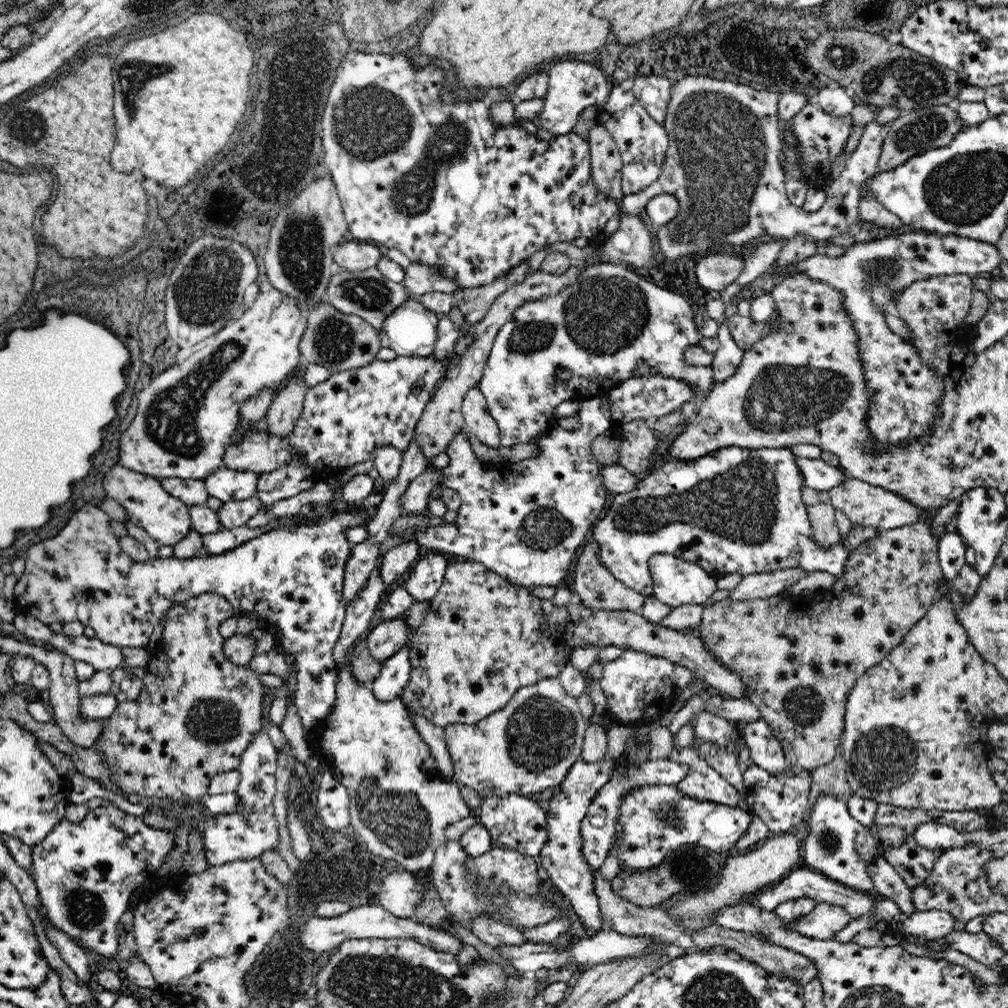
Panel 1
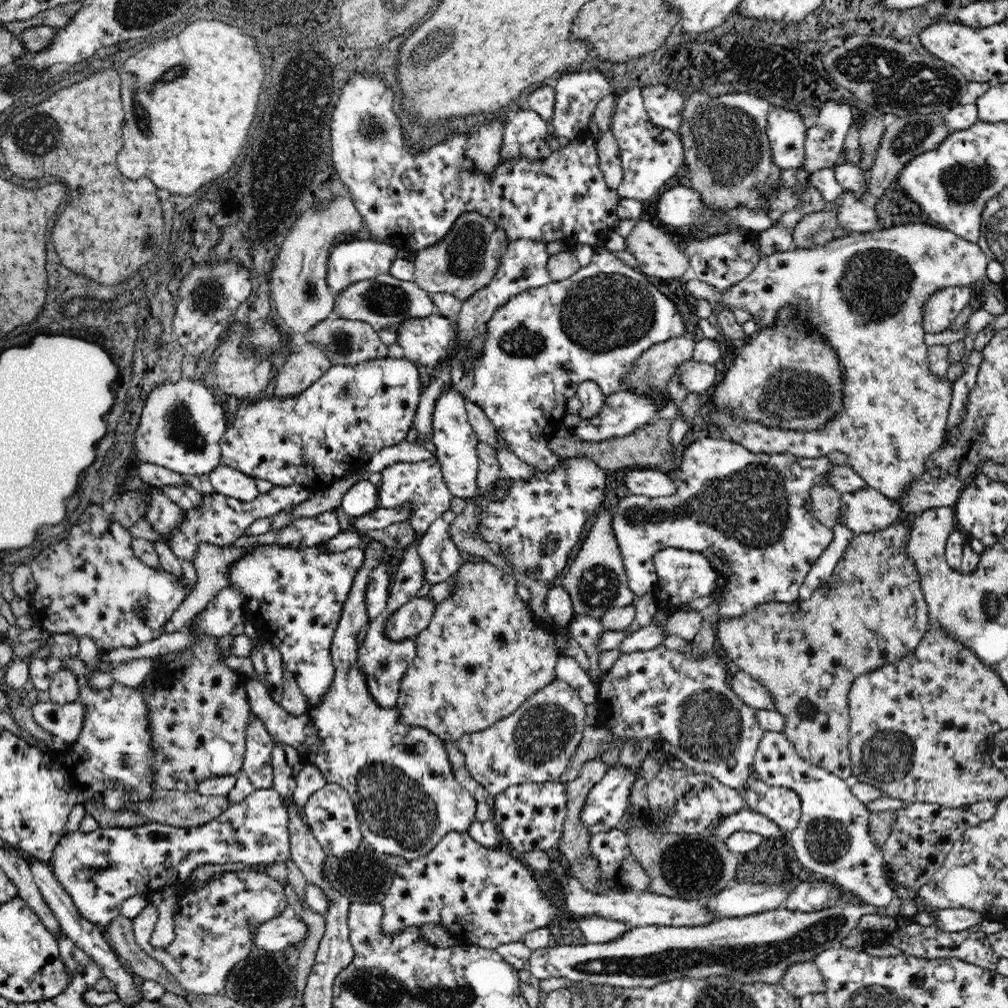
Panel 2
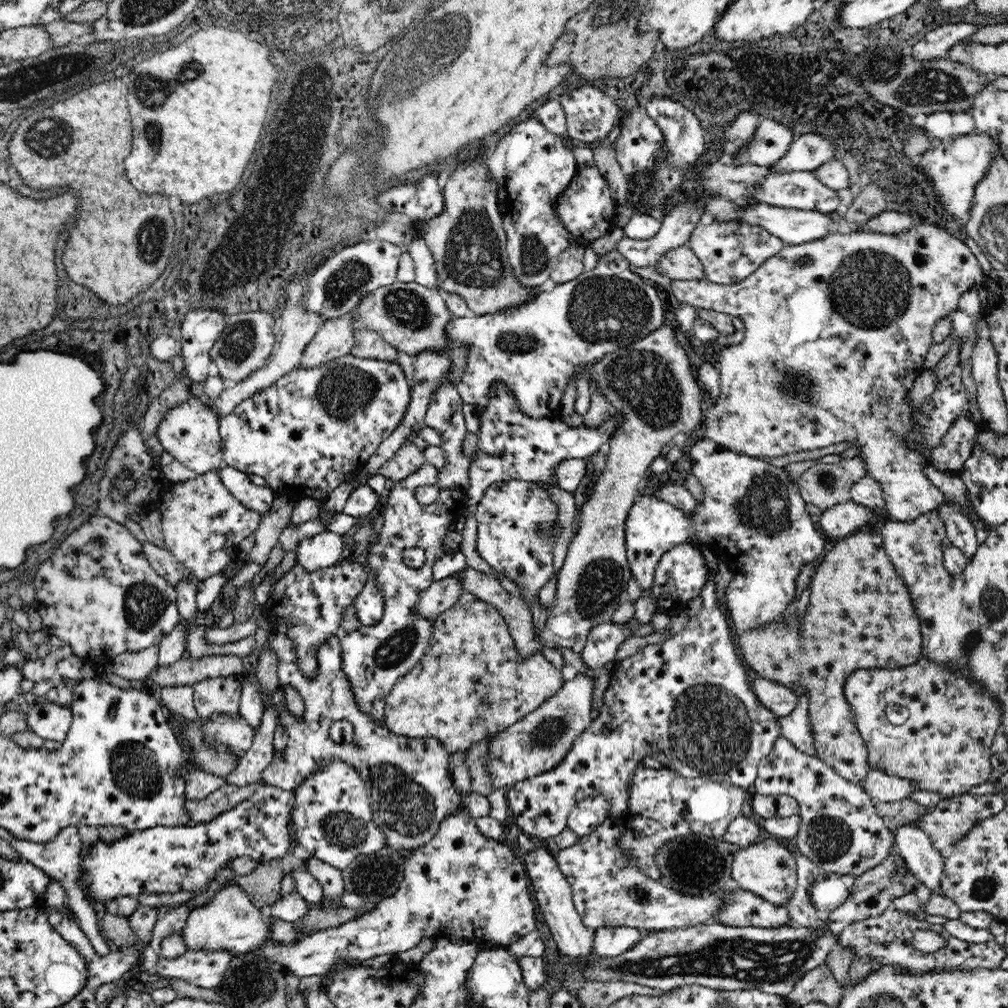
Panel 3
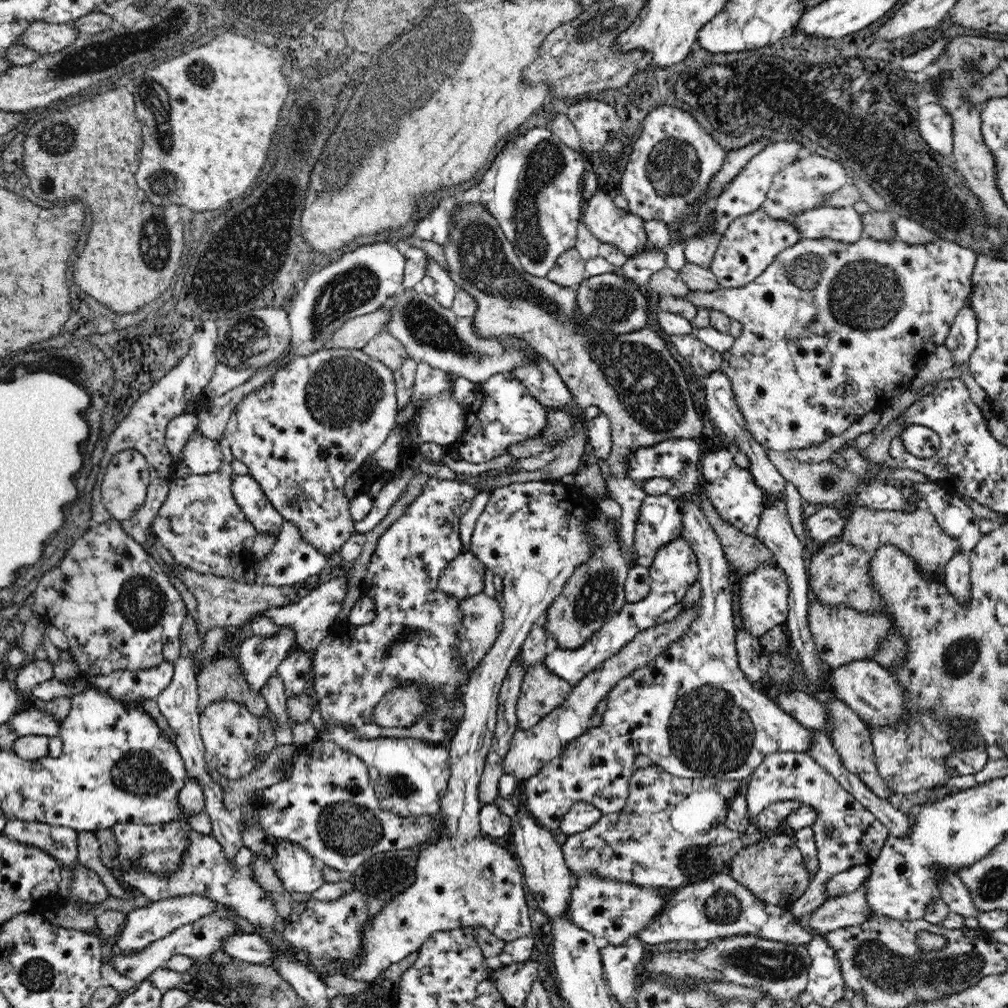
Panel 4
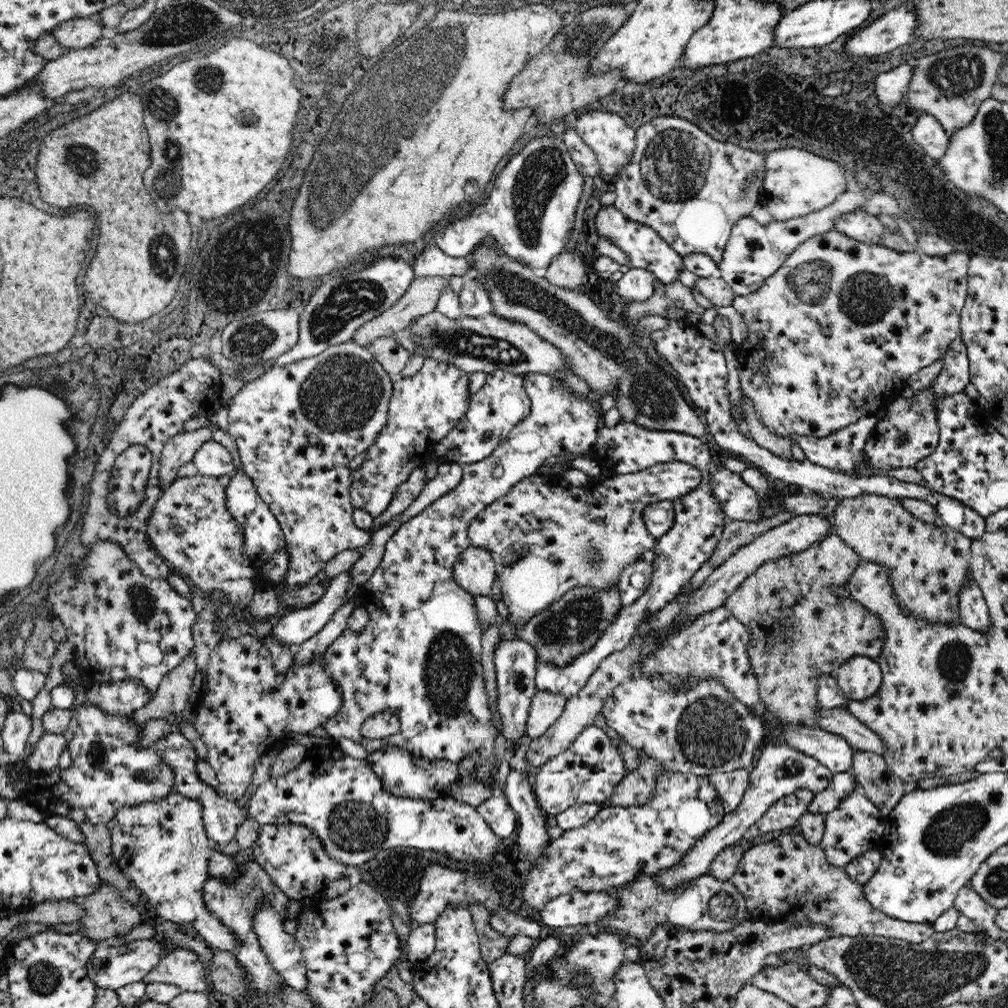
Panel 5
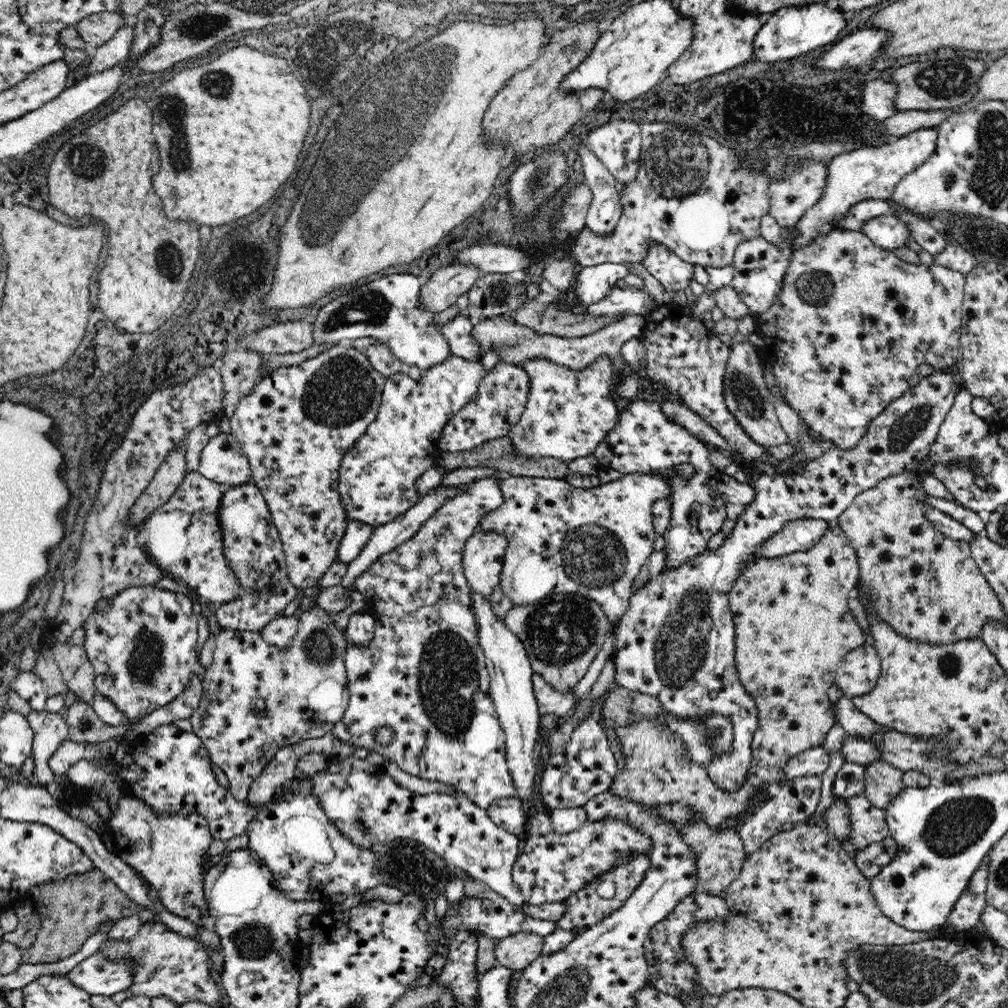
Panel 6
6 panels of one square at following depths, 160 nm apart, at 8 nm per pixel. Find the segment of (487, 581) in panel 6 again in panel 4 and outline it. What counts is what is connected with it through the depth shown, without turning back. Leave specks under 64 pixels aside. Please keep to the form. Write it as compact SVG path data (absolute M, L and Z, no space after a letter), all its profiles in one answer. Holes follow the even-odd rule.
M470 550L460 553L442 571L439 587L456 598L465 599L484 590L485 572L488 568Z

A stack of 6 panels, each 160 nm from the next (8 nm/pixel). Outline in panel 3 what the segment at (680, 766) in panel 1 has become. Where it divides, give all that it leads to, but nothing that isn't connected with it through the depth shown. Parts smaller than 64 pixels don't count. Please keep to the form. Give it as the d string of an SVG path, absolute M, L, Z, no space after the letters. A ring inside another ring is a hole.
M600 795L577 802L566 818L567 829L572 830L579 838L592 834L607 820L608 808L608 799Z

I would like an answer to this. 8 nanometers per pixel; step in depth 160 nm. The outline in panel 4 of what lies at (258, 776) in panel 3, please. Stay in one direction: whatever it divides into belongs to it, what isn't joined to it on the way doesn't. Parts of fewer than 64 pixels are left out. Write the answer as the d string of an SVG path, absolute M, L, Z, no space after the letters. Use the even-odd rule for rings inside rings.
M298 646L277 668L285 684L287 696L298 696L312 679L313 656L316 651L308 653Z

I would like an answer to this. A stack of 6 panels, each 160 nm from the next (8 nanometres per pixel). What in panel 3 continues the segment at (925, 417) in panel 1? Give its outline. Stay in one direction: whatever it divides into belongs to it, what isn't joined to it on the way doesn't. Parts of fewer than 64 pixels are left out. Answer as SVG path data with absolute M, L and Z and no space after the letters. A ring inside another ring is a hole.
M917 224L905 233L868 233L866 230L850 234L832 233L824 238L797 244L785 245L780 252L768 258L748 278L739 283L721 285L704 280L675 280L672 282L672 294L682 304L715 310L736 316L744 323L743 340L739 344L722 347L718 362L720 363L720 385L718 400L706 410L706 436L729 448L732 452L744 453L751 457L786 456L790 452L804 452L816 448L826 448L830 444L838 444L844 440L855 440L853 446L861 448L861 456L865 460L868 475L882 485L887 504L886 514L891 520L913 521L920 514L938 508L945 498L936 486L923 474L922 466L930 464L930 451L916 451L904 445L904 438L913 425L911 415L917 406L906 404L906 394L912 391L914 382L922 372L925 359L933 342L933 330L944 317L948 317L959 305L960 297L970 289L979 288L984 280L985 271L968 248L968 245L950 235L936 225Z

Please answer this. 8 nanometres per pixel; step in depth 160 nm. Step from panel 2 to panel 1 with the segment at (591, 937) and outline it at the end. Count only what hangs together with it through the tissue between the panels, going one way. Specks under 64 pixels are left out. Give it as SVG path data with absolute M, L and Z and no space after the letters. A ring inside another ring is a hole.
M606 755L603 761L599 763L588 763L580 758L576 761L567 772L566 778L561 783L560 790L550 800L548 809L548 842L540 856L537 858L549 874L552 882L568 896L572 907L575 910L582 926L588 930L592 930L594 934L602 931L605 920L600 914L600 902L595 894L594 879L592 879L591 866L587 864L587 860L583 858L581 849L581 823L586 816L588 804L591 798L596 796L596 792L600 791L614 772L614 759L610 755Z

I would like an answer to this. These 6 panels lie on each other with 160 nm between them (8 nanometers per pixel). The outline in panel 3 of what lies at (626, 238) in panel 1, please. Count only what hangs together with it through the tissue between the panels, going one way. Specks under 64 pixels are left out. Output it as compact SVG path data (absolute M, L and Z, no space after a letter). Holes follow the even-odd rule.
M689 245L669 250L657 264L657 271L672 280L704 280L705 268L702 261Z

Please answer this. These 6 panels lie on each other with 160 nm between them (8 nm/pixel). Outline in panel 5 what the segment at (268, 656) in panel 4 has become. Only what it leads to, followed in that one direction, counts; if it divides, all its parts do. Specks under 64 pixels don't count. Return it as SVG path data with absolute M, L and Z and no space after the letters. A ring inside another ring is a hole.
M350 570L326 581L325 595L312 606L297 607L284 615L271 630L275 638L298 648L305 640L312 638L345 603L347 592L353 585Z

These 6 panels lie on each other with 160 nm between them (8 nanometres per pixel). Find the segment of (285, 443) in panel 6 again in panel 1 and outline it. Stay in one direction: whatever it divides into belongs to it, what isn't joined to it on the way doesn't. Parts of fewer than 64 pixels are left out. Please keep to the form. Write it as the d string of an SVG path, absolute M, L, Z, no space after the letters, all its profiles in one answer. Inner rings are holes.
M398 356L395 360L377 360L361 368L336 371L321 384L310 387L306 392L301 416L293 432L286 437L272 435L266 426L258 429L251 425L244 438L238 443L226 444L223 466L235 471L268 474L290 463L306 463L314 471L314 482L326 481L330 473L346 470L352 465L371 460L375 448L388 445L405 451L415 436L417 423L426 405L433 397L437 383L445 376L447 364L437 358L412 358Z

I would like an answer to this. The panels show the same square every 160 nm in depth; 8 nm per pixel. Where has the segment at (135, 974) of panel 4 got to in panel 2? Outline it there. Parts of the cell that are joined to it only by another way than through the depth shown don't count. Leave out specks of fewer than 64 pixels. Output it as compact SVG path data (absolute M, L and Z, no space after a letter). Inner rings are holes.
M274 916L254 928L252 946L267 951L282 951L286 946L303 942L306 934L308 927L298 916L294 918Z

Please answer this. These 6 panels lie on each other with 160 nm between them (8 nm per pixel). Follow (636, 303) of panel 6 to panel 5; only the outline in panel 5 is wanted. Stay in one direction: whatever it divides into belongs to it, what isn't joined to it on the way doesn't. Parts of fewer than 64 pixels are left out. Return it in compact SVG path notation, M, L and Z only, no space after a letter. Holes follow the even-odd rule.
M632 267L622 279L612 283L607 289L609 296L616 295L629 302L646 302L654 292L654 273Z

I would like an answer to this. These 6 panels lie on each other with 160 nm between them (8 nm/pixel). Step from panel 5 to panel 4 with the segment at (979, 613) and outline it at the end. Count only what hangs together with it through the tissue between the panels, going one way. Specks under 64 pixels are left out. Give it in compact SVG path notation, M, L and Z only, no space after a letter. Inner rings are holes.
M962 552L954 555L945 568L943 585L948 587L952 597L962 605L971 604L972 585L969 554Z

